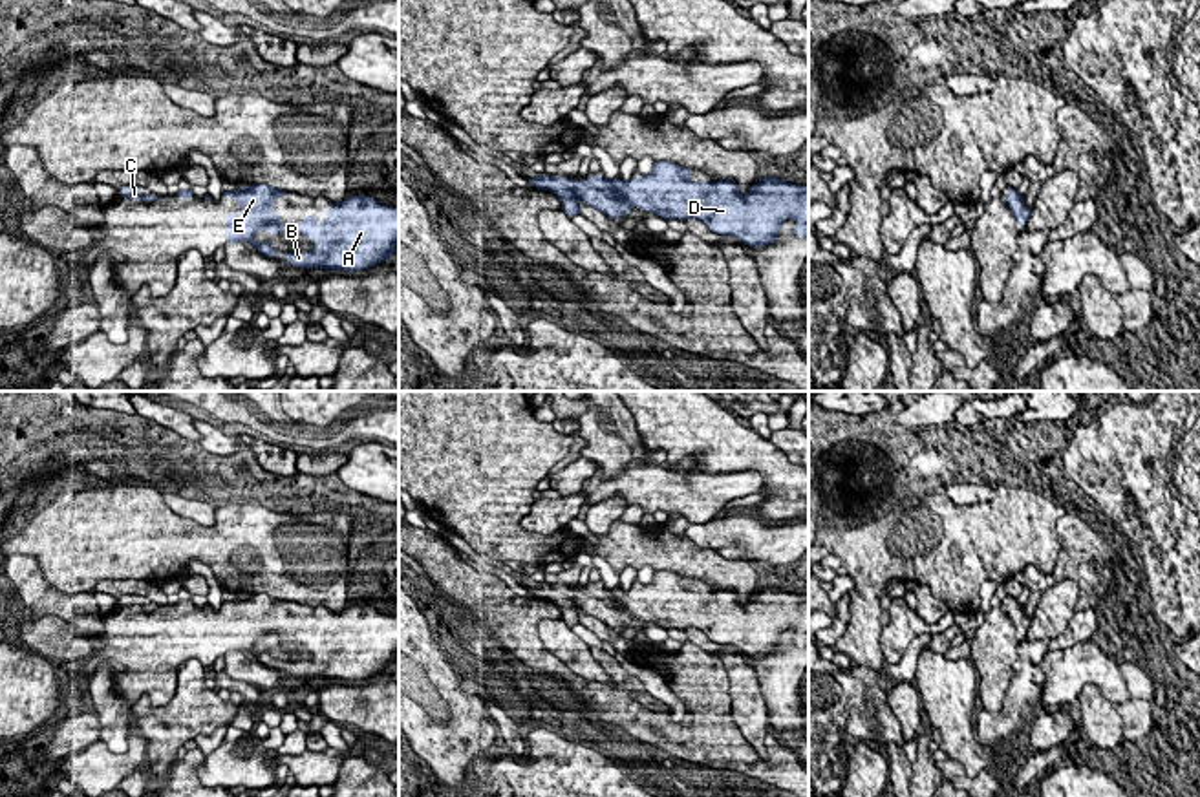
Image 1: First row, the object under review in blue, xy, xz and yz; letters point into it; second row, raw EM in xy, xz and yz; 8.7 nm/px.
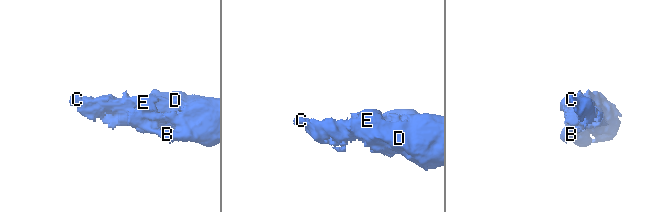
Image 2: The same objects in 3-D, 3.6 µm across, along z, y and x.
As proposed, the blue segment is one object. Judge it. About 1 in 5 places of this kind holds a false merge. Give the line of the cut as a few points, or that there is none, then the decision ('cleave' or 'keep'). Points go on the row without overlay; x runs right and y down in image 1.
no cut; keep

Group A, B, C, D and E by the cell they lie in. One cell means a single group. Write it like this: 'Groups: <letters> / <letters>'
Groups: A B C D E

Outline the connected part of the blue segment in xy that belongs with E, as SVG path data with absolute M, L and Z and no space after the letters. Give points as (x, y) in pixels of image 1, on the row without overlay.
M249 594L232 601L223 601L241 614L241 623L227 625L225 649L227 653L249 651L260 664L276 667L276 658L271 653L258 651L258 640L265 643L295 642L313 649L313 660L285 662L285 673L304 678L326 680L362 680L384 671L397 662L399 649L399 618L380 614L370 605L351 605L326 622L320 632L307 625L296 634L282 631L280 622L274 622L274 612L284 600L269 594Z

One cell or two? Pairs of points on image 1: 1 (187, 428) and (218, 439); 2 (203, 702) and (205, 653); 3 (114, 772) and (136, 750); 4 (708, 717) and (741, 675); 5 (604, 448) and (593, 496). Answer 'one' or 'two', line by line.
1: two
2: two
3: one
4: two
5: one

